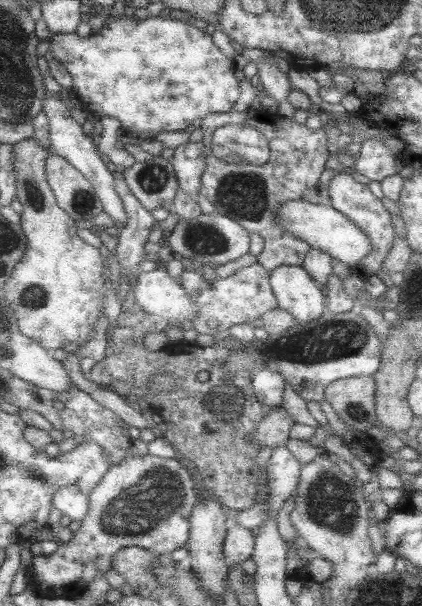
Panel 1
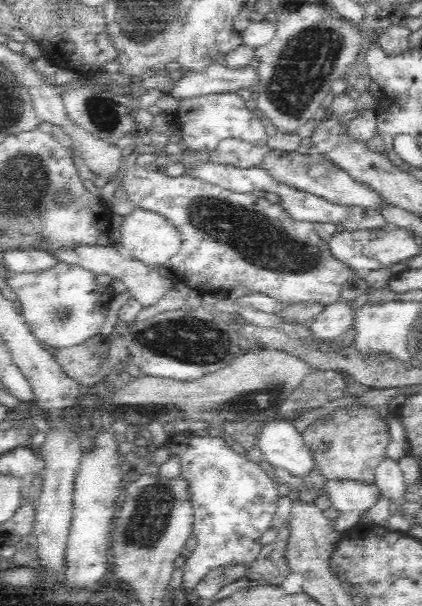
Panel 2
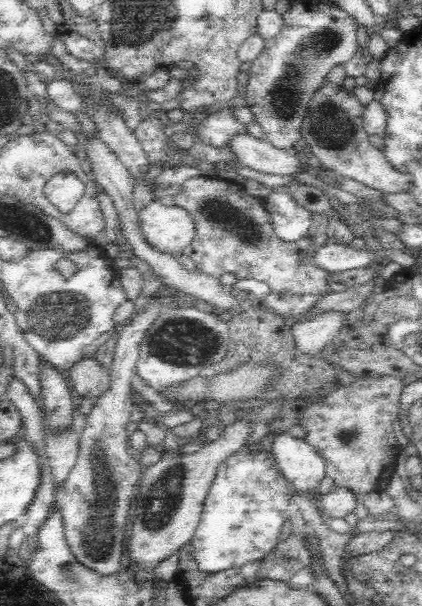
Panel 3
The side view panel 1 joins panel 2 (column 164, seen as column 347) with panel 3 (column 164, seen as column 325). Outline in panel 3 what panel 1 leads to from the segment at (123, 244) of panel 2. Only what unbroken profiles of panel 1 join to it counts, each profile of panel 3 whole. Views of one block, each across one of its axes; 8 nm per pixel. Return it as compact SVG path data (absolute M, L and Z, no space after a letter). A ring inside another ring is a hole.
M152 202L138 212L144 238L160 252L180 256L196 238L194 214L170 202Z

